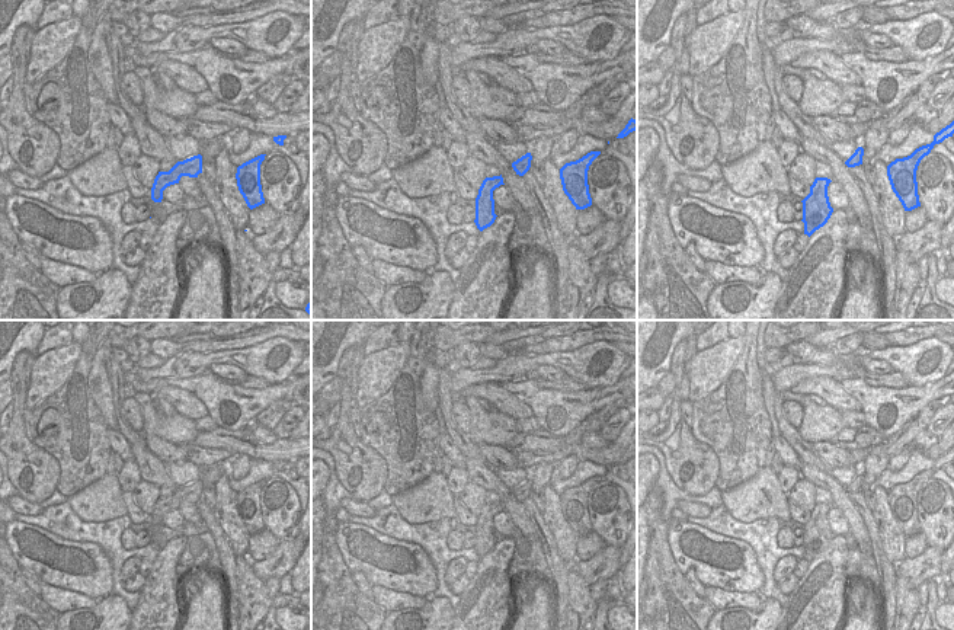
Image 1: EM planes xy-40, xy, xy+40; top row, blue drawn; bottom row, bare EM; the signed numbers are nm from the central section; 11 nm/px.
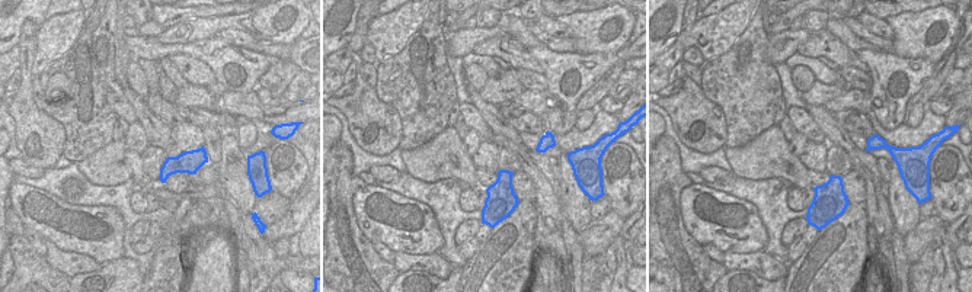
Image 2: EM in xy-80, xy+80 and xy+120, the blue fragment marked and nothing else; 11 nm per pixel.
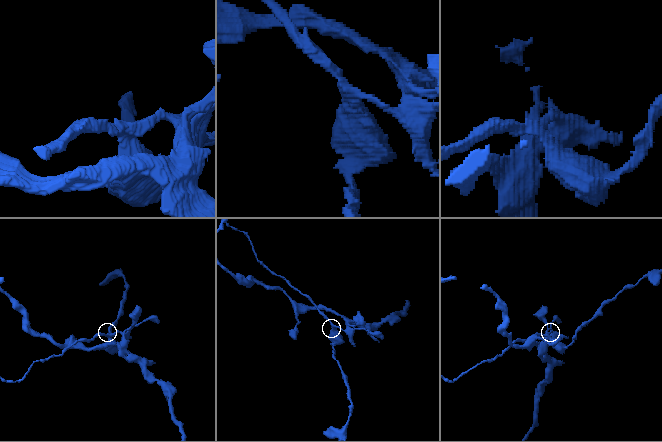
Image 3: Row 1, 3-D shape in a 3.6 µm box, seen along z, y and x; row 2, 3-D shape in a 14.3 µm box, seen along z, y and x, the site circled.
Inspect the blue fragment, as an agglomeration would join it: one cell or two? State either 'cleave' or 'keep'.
cleave

